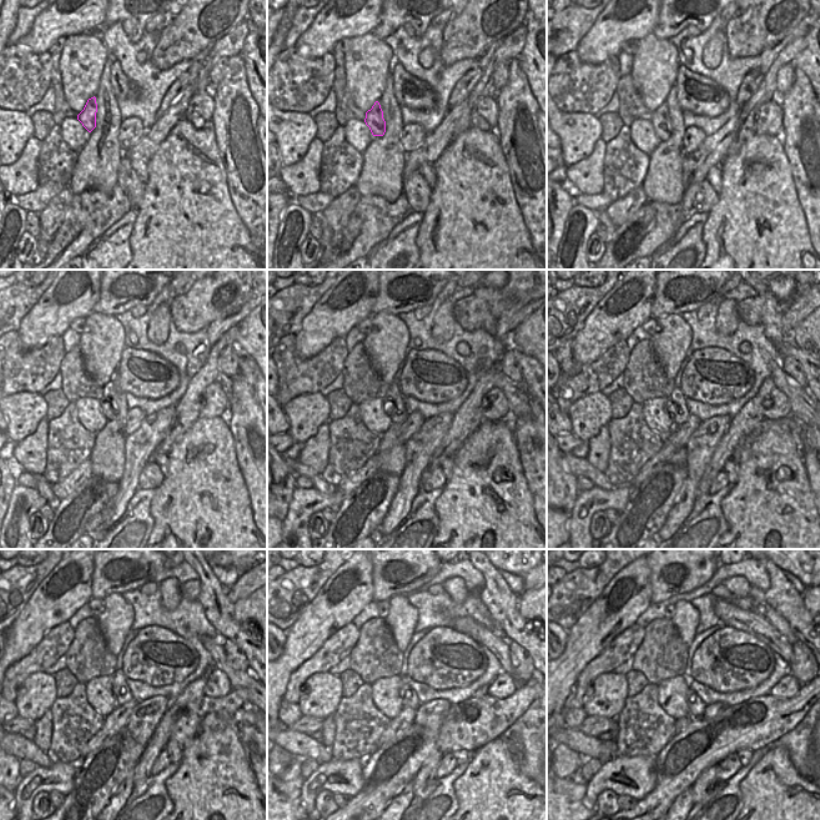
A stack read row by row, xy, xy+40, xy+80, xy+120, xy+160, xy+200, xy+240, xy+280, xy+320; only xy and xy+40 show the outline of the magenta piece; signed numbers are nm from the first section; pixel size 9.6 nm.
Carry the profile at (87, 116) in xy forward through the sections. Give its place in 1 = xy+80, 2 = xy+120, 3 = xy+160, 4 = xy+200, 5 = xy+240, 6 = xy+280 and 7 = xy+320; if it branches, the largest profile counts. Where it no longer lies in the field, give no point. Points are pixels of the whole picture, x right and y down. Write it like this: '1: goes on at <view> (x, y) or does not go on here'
1: goes on at xy+80 (659, 120)
2: goes on at xy+120 (109, 407)
3: goes on at xy+160 (397, 417)
4: goes on at xy+200 (678, 418)
5: goes on at xy+240 (125, 695)
6: goes on at xy+280 (410, 699)
7: goes on at xy+320 (697, 707)

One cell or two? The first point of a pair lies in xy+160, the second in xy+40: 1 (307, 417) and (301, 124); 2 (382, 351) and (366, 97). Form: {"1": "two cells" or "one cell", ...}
{"1": "one cell", "2": "one cell"}

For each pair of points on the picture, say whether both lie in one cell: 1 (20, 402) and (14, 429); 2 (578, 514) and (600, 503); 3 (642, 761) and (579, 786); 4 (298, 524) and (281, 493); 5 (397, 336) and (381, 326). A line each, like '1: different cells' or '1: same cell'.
1: same cell
2: same cell
3: different cells
4: different cells
5: same cell

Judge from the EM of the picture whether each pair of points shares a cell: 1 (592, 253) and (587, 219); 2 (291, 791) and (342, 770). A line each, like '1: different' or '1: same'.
1: different
2: different

